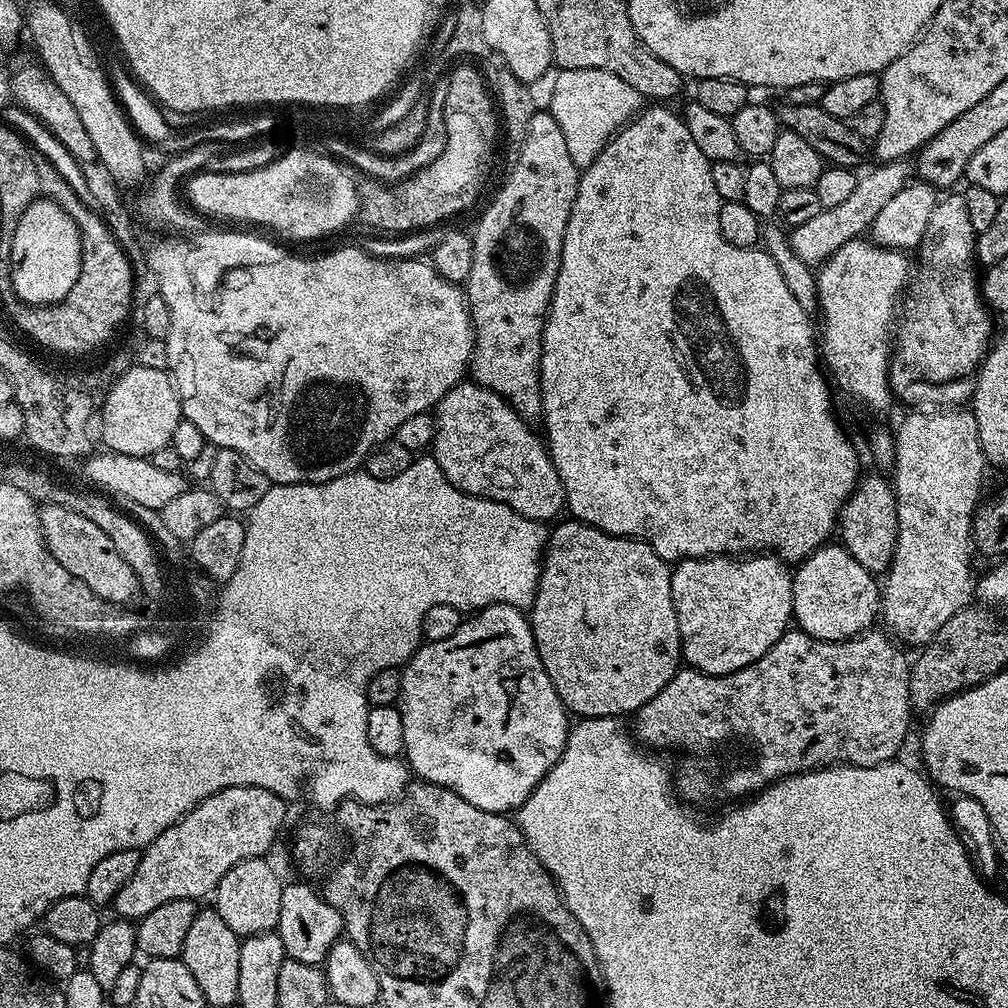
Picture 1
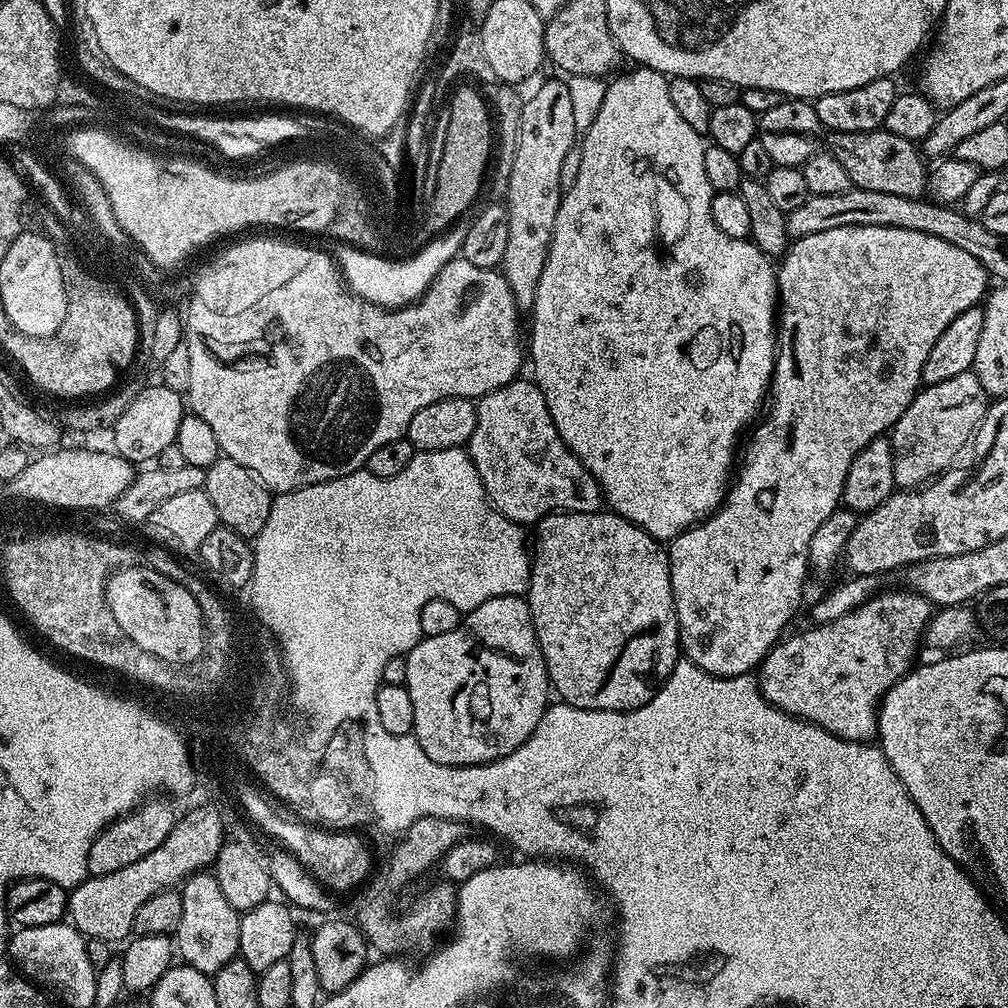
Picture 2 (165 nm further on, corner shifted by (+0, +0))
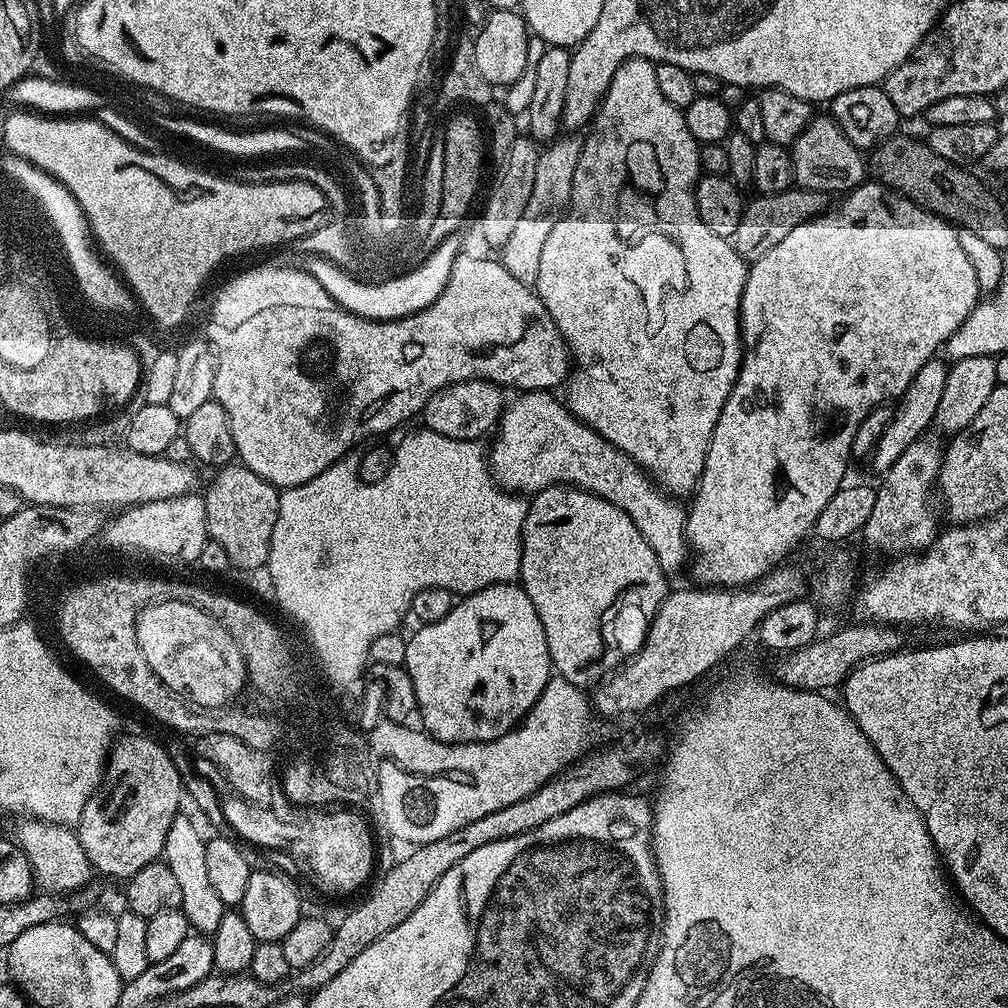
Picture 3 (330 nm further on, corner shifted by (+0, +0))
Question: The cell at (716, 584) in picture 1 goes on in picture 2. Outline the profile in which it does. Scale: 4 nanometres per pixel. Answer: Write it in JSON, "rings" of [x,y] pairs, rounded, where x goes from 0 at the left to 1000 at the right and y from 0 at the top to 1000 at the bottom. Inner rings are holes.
{"rings":[[[832,224],[831,227],[795,234],[785,239],[770,266],[772,336],[760,412],[745,426],[747,429],[746,434],[745,429],[741,434],[742,441],[741,437],[737,441],[732,467],[725,477],[717,500],[699,516],[670,532],[661,544],[667,592],[675,622],[675,642],[682,655],[688,657],[705,671],[741,671],[758,658],[758,652],[779,630],[778,622],[785,617],[786,610],[794,603],[794,594],[798,591],[798,574],[804,570],[804,534],[808,534],[808,526],[812,526],[812,522],[815,522],[815,518],[819,518],[819,514],[823,514],[823,510],[827,510],[834,503],[843,458],[847,458],[849,451],[860,440],[867,438],[867,435],[878,432],[889,422],[891,415],[895,415],[899,403],[903,403],[903,399],[915,384],[915,363],[919,363],[919,355],[927,339],[931,339],[935,327],[938,327],[938,323],[942,323],[942,319],[946,319],[950,312],[969,305],[981,286],[980,269],[972,263],[970,256],[962,256],[958,248],[950,248],[950,244],[942,244],[942,240],[935,236],[927,236],[910,228],[883,224]]]}

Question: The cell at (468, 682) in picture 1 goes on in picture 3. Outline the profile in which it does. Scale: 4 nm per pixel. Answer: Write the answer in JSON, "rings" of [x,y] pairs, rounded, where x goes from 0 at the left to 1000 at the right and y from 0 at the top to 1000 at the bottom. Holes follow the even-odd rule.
{"rings":[[[515,578],[488,579],[485,583],[468,587],[462,592],[453,594],[452,600],[446,605],[446,609],[442,609],[442,613],[437,613],[430,619],[417,619],[414,624],[410,631],[404,632],[403,653],[399,661],[407,669],[407,677],[411,677],[415,710],[416,713],[421,713],[420,725],[432,734],[438,734],[443,738],[473,738],[486,736],[490,732],[498,732],[498,728],[513,721],[520,709],[528,703],[530,696],[534,696],[538,685],[550,670],[548,654],[542,641],[542,625],[538,625],[538,616],[534,613],[534,605],[530,605],[530,597],[526,597],[526,589],[522,589],[522,585],[516,582]]]}

